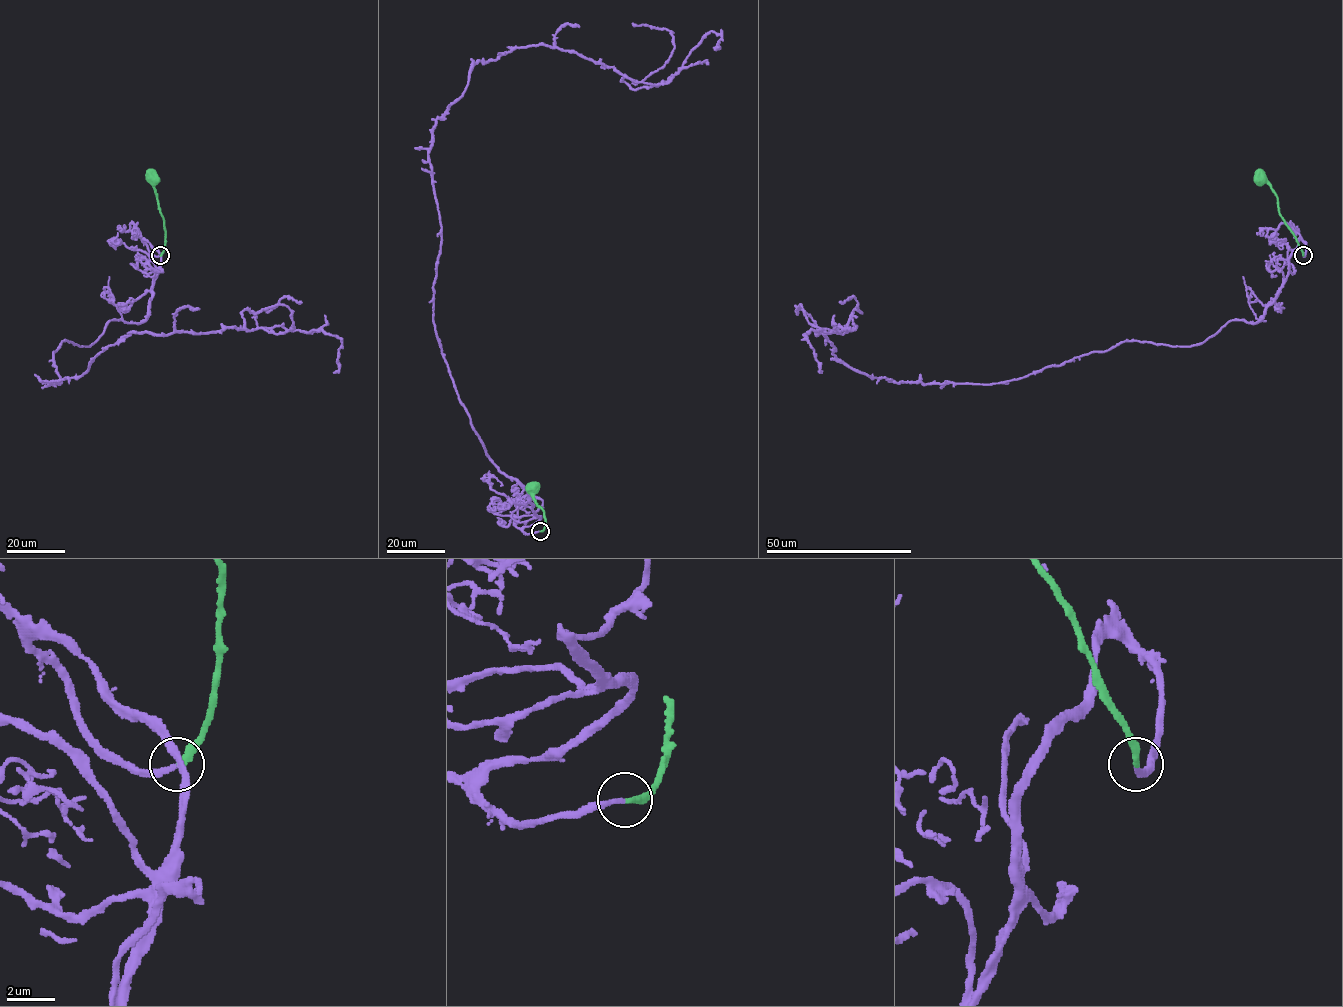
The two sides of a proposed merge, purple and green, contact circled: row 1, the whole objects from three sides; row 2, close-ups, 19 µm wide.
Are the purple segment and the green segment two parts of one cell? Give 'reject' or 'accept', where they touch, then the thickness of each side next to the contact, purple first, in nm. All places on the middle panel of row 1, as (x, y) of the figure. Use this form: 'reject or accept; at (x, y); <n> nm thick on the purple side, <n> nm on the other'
accept; at (540, 531); 220 nm thick on the purple side, 280 nm on the other

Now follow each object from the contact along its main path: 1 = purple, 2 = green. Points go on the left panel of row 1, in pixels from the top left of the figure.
1: (160, 255), (144, 239), (149, 314), (62, 341), (48, 384), (132, 333), (225, 327), (323, 330), (333, 372)
2: (160, 255), (164, 248), (165, 229), (153, 185), (155, 176), (152, 176)

